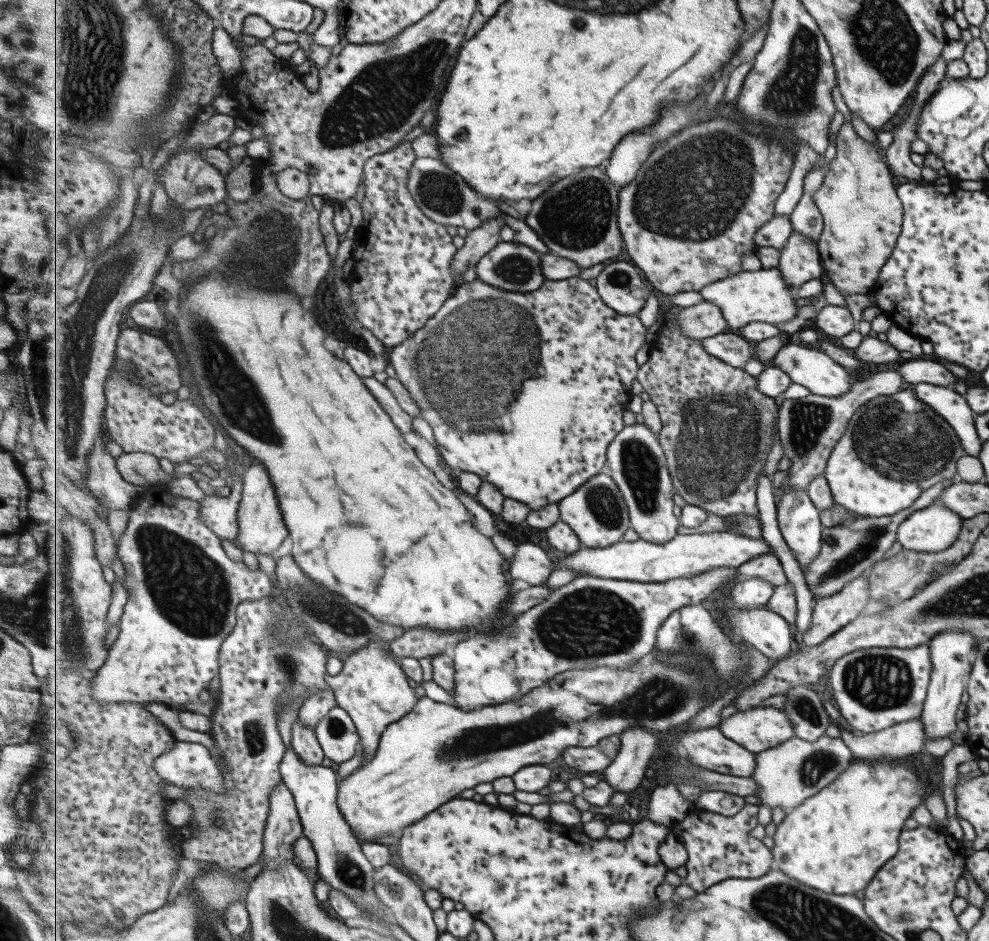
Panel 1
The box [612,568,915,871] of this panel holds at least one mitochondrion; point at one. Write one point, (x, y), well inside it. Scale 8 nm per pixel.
(815, 767)

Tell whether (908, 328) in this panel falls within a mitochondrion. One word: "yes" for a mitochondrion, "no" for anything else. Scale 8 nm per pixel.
no

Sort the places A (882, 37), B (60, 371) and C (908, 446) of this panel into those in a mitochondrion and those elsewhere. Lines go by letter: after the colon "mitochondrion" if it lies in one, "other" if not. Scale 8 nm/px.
A: mitochondrion
B: mitochondrion
C: mitochondrion

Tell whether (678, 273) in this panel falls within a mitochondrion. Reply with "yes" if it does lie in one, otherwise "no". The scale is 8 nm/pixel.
no

